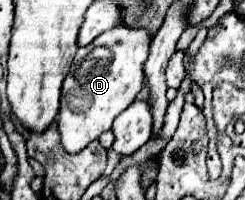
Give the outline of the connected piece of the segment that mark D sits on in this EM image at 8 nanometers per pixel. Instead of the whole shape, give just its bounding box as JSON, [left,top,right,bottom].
[58,24,150,152]

